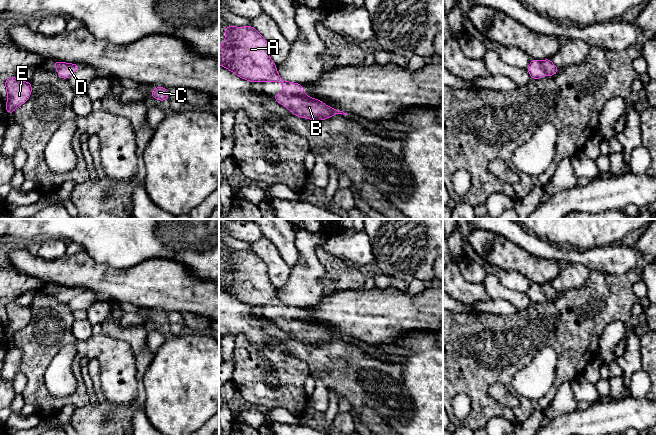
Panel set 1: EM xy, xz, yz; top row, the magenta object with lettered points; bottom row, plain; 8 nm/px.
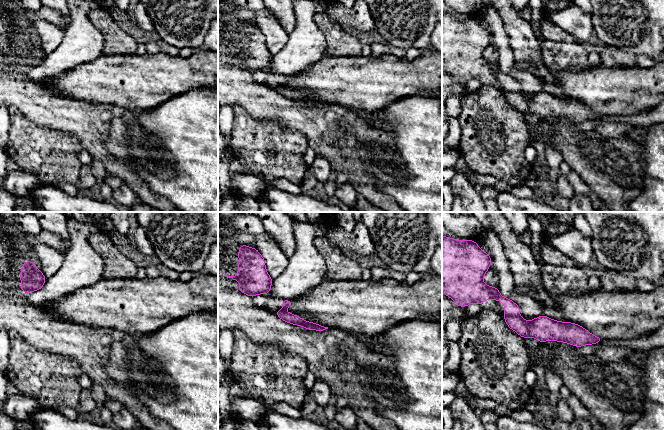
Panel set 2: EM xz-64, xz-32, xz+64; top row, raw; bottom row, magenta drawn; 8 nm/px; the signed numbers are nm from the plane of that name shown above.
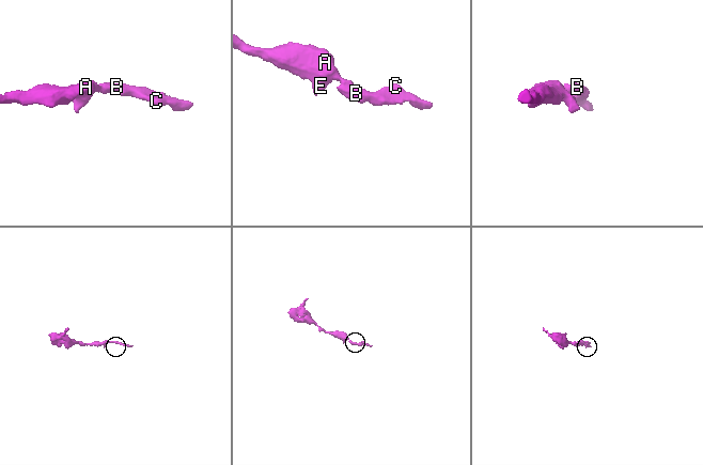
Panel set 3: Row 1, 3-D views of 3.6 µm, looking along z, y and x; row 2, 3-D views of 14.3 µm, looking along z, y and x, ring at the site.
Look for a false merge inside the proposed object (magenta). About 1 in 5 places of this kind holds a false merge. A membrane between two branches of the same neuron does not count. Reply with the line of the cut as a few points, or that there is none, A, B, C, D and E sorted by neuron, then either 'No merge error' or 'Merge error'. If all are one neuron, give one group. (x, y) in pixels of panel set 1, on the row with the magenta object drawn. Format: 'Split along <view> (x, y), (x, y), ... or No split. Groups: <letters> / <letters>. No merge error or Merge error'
No split. Groups: A B C D E. No merge error

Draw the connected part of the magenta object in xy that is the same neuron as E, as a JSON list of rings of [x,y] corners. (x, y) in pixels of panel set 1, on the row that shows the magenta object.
[[[15,76],[4,81],[7,91],[7,113],[14,113],[14,110],[24,104],[31,96],[32,86],[30,81],[19,81]]]

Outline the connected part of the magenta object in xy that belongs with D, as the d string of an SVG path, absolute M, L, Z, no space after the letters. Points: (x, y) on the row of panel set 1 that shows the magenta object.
M56 61L54 69L58 70L58 77L68 79L74 72L80 69L80 65Z

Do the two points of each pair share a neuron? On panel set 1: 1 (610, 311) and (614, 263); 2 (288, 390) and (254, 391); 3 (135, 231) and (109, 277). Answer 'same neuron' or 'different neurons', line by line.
1: different neurons
2: same neuron
3: different neurons

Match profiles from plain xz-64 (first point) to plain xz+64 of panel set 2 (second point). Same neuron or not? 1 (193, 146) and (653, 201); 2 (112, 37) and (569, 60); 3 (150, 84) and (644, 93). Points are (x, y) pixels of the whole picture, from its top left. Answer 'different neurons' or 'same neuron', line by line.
1: same neuron
2: same neuron
3: same neuron

